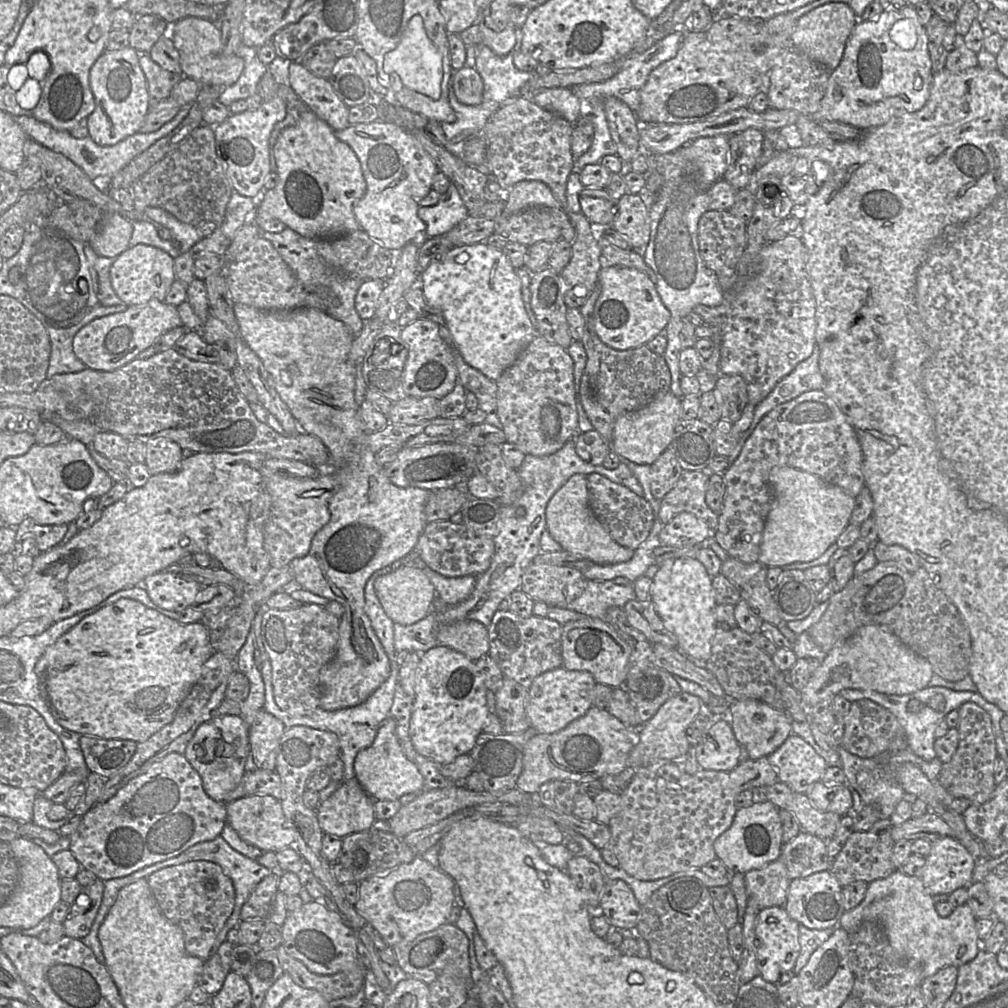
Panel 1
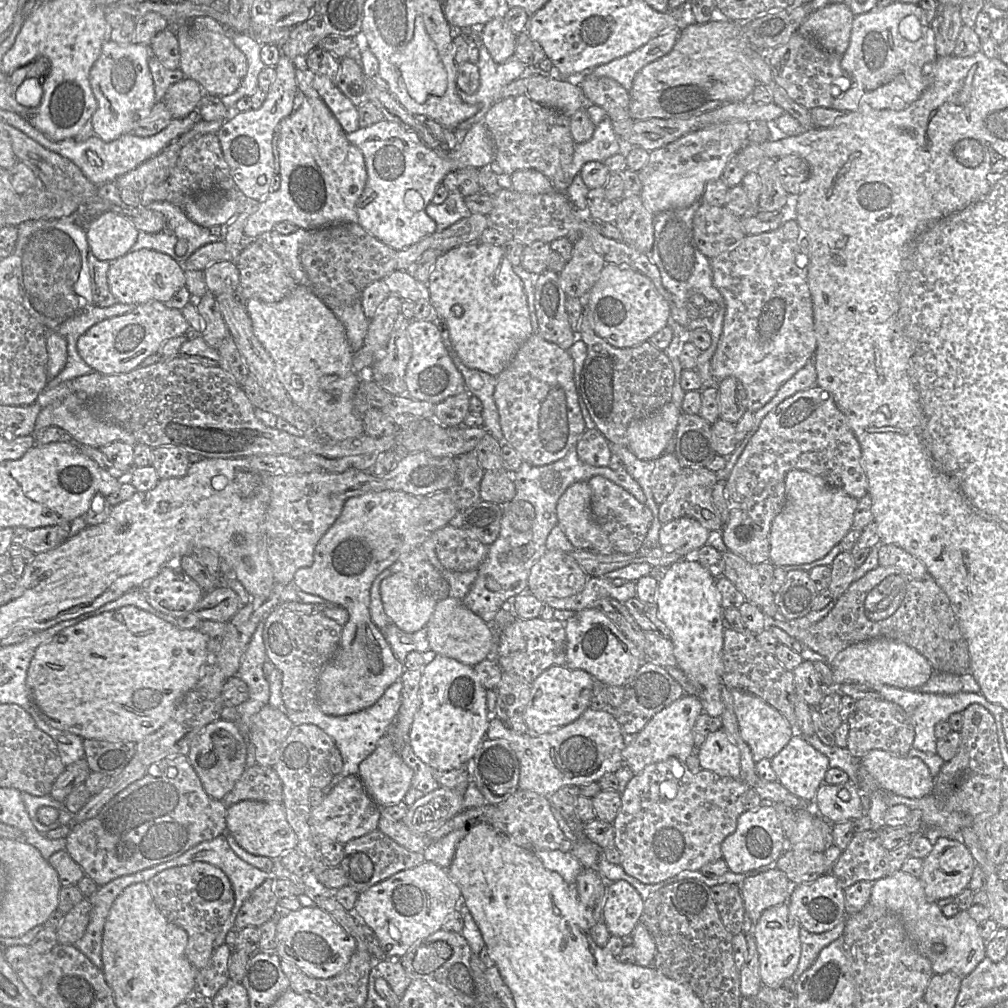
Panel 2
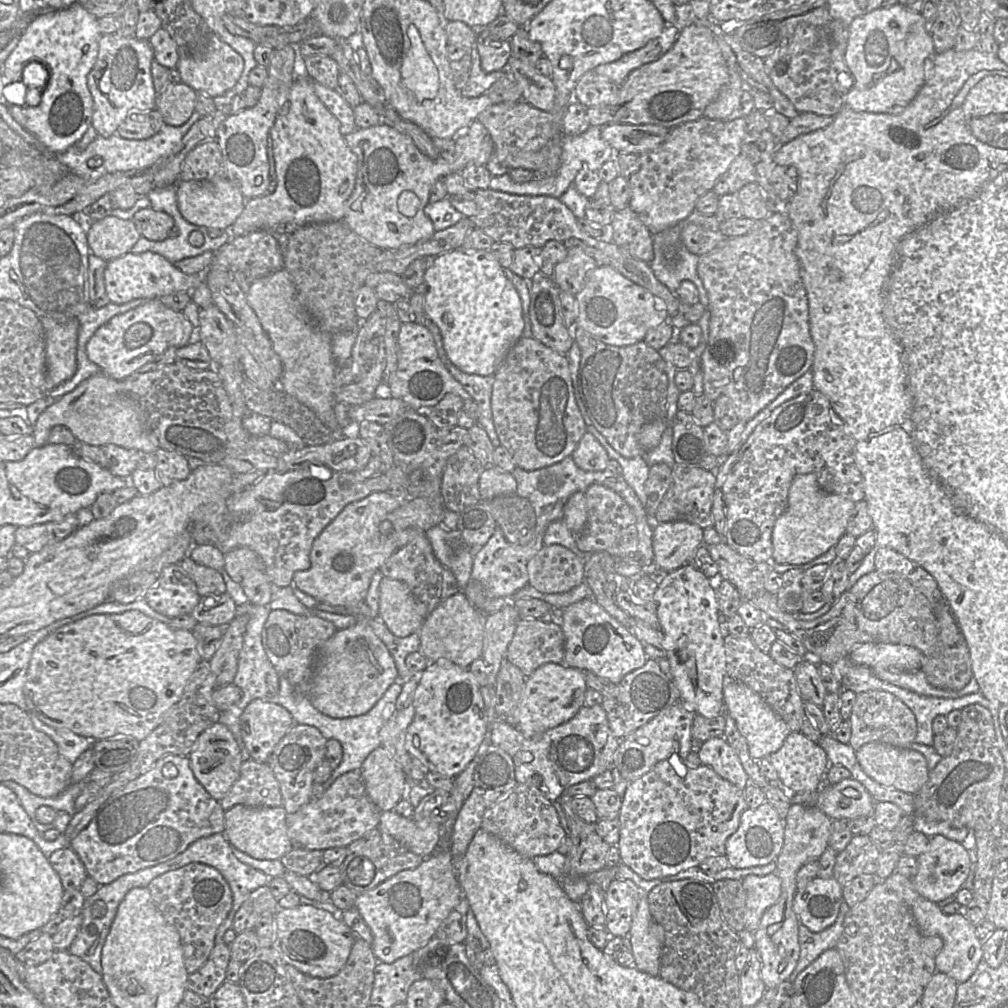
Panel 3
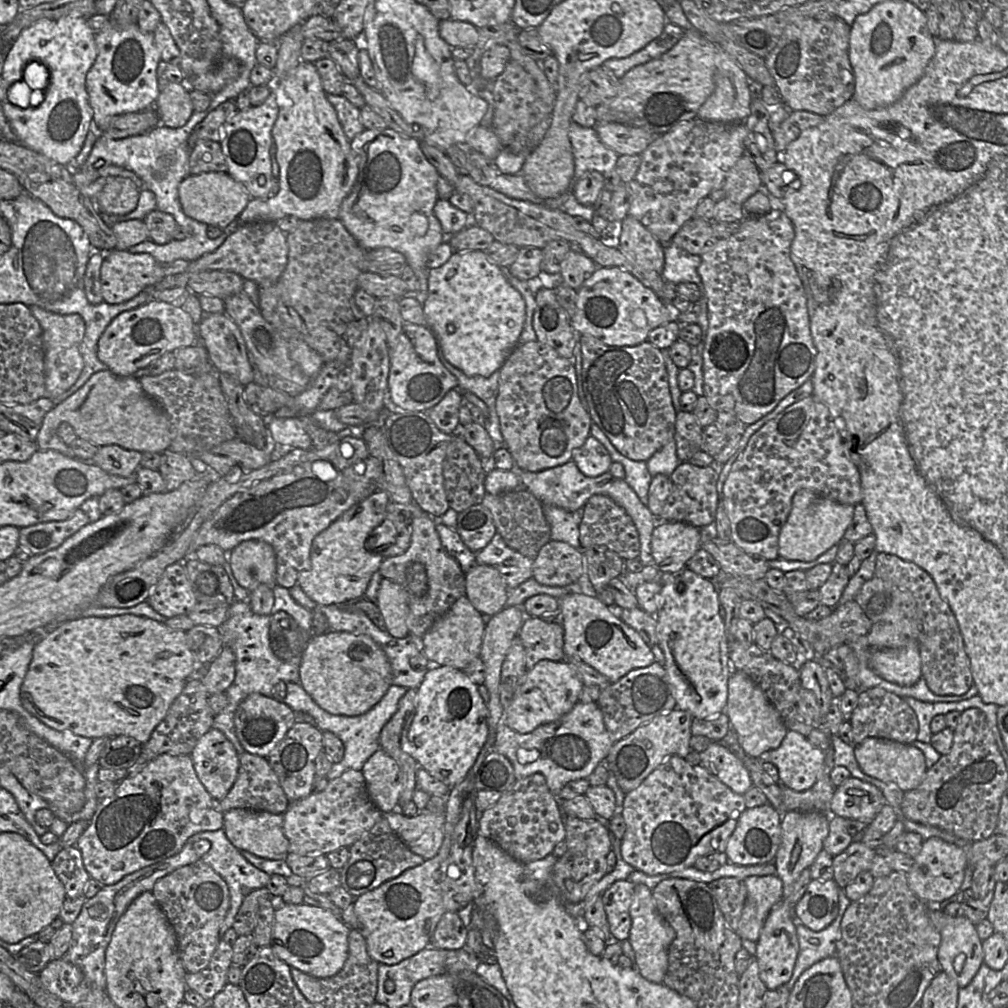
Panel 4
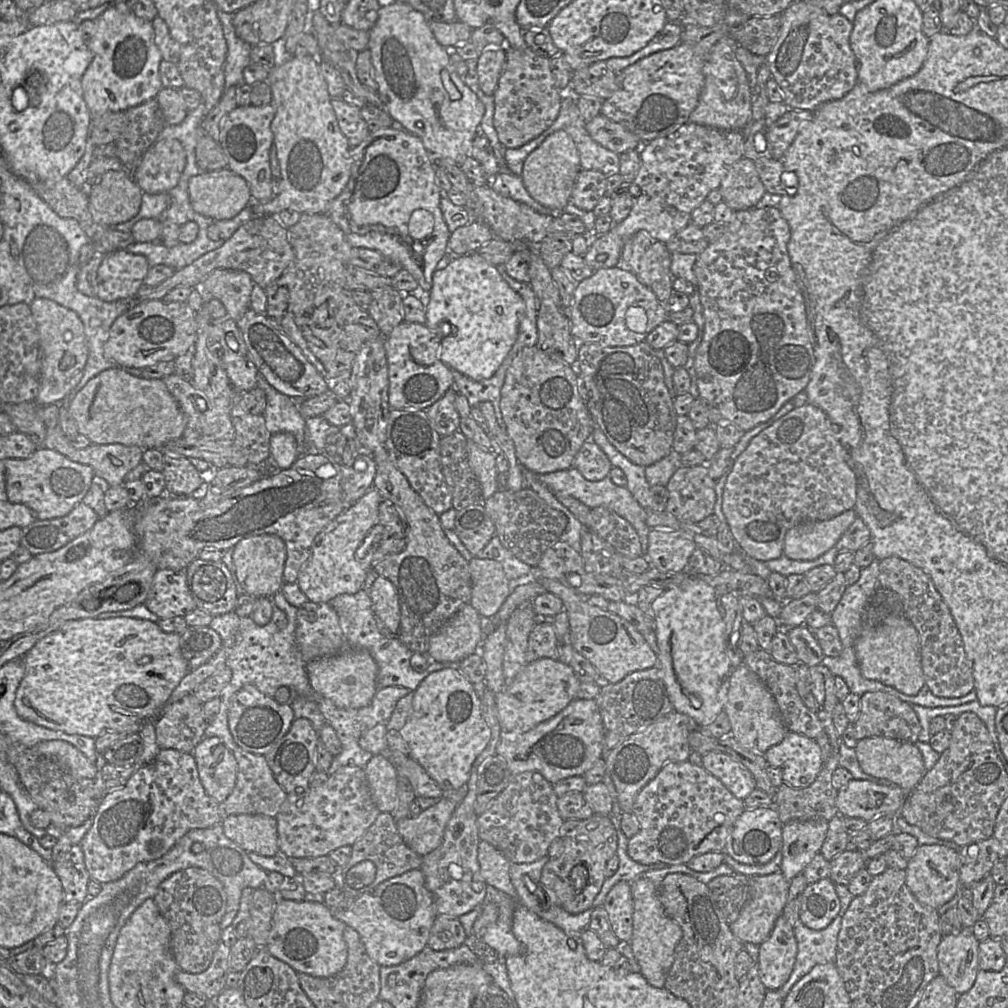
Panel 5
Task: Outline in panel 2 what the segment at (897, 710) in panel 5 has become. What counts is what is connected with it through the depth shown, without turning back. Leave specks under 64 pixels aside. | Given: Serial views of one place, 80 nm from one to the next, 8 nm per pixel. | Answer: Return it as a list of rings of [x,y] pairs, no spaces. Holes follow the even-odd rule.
[[[875,698],[855,700],[853,711],[847,723],[849,733],[846,748],[857,759],[861,759],[867,752],[880,749],[898,757],[905,757],[912,747],[915,728],[910,716],[899,705]]]

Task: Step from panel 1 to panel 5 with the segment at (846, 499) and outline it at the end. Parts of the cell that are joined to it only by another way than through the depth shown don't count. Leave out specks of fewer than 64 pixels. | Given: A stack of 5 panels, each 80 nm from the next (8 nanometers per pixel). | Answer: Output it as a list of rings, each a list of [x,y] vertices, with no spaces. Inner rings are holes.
[[[849,509],[829,520],[805,522],[791,528],[785,536],[783,554],[792,560],[812,561],[835,546],[843,533],[857,518],[854,509]]]

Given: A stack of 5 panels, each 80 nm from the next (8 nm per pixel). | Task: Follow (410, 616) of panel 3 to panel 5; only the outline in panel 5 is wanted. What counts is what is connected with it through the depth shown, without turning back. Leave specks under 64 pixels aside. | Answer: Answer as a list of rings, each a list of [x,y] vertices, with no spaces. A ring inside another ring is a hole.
[[[379,575],[371,586],[369,596],[375,614],[393,635],[397,635],[400,625],[400,605],[394,584]]]

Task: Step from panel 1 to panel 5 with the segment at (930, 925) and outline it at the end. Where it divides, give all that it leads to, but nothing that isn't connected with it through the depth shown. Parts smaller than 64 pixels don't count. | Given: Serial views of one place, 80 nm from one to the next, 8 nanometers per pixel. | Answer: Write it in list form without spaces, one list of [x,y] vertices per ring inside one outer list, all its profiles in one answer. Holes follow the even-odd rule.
[[[971,929],[945,935],[938,946],[939,974],[958,995],[971,989],[979,969],[979,941]]]

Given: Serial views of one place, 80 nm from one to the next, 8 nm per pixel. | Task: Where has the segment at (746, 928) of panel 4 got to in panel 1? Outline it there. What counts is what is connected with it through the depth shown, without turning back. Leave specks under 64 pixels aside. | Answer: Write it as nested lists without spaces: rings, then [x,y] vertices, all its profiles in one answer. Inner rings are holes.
[[[781,858],[744,874],[747,903],[757,910],[784,907],[791,879]]]

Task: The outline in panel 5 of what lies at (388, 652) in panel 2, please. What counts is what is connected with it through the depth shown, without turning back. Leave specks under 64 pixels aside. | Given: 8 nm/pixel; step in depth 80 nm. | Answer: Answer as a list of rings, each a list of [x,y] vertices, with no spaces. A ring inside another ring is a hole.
[[[372,487],[354,505],[334,518],[315,537],[311,554],[299,572],[297,584],[309,601],[328,603],[341,594],[355,594],[363,588],[373,563],[361,562],[357,551],[378,522],[378,507],[383,497]],[[346,649],[335,656],[312,660],[306,663],[306,672],[311,688],[329,699],[338,708],[360,709],[366,707],[377,692],[378,666],[366,650]]]

